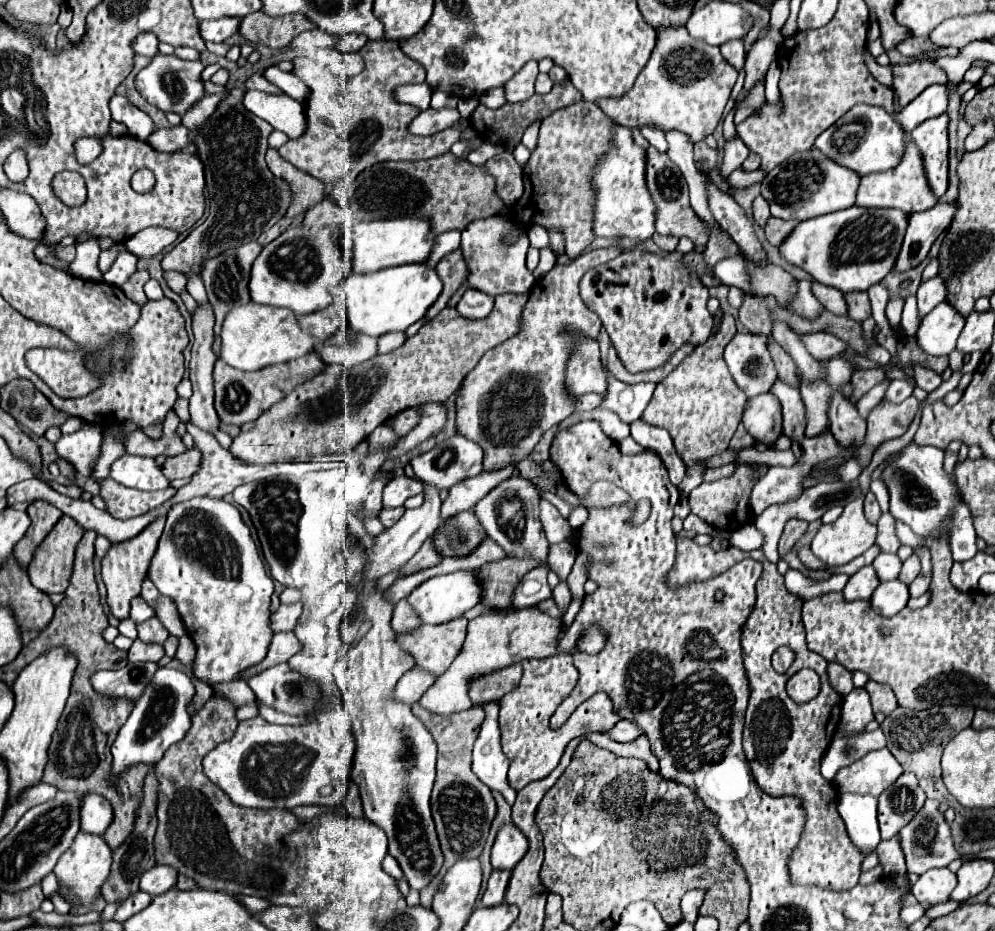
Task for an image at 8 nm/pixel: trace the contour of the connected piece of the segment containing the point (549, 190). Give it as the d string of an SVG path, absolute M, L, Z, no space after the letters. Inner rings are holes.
M581 100L543 120L537 146L523 166L525 192L519 202L511 206L515 224L519 224L523 232L533 226L543 226L545 230L559 228L565 236L565 252L571 260L581 256L595 240L591 232L591 184L587 184L587 180L591 180L595 160L607 152L607 140L611 140L611 118L593 102Z

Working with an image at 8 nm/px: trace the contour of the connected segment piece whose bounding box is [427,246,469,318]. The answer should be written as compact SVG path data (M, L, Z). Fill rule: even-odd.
M459 246L457 250L453 250L451 254L447 254L447 256L443 256L439 262L437 262L437 266L435 266L435 270L437 270L437 274L441 276L441 280L443 280L443 294L439 296L439 300L431 306L431 310L427 312L427 316L429 318L435 318L443 308L447 308L447 304L449 306L455 306L459 300L461 300L461 296L463 296L463 288L465 286L461 286L465 280L467 280L467 272L469 272L469 268L467 268L467 262L465 262L465 256L463 256L463 248Z

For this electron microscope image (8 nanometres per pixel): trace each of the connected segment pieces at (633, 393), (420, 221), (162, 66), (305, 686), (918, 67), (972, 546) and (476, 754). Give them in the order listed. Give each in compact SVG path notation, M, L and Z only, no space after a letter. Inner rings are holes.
M605 366L603 370L607 374L608 388L601 406L617 413L623 422L633 424L649 404L655 384L621 384Z
M399 218L399 220L375 220L361 222L351 228L349 238L353 240L353 272L367 274L377 272L389 266L409 264L409 262L427 262L427 256L433 252L435 234L431 230L429 218Z
M157 54L153 56L153 60L147 64L147 68L143 68L137 78L135 78L135 88L137 92L153 106L157 106L163 112L177 112L177 114L185 114L197 100L201 100L203 96L203 80L201 80L201 72L203 72L203 64L199 60L181 60L177 56L163 56Z
M277 664L247 680L257 700L279 712L301 716L319 704L319 688L287 664Z
M917 60L907 66L893 66L893 88L899 94L899 104L907 106L931 84L945 84L947 74L931 60Z
M909 444L903 456L883 470L883 480L891 494L889 512L923 538L947 538L953 560L965 562L977 554L977 534L973 514L963 502L953 476L943 470L943 450Z
M487 702L481 704L481 708L485 710L485 720L481 724L479 738L473 746L471 770L483 784L487 784L491 790L501 792L503 798L513 806L517 792L507 784L509 762L499 746L499 702Z

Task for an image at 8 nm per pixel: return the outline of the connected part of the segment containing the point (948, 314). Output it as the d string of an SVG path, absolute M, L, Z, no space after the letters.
M941 302L933 312L923 318L917 332L917 342L927 354L951 354L955 350L963 324L965 316L961 316L949 302Z

